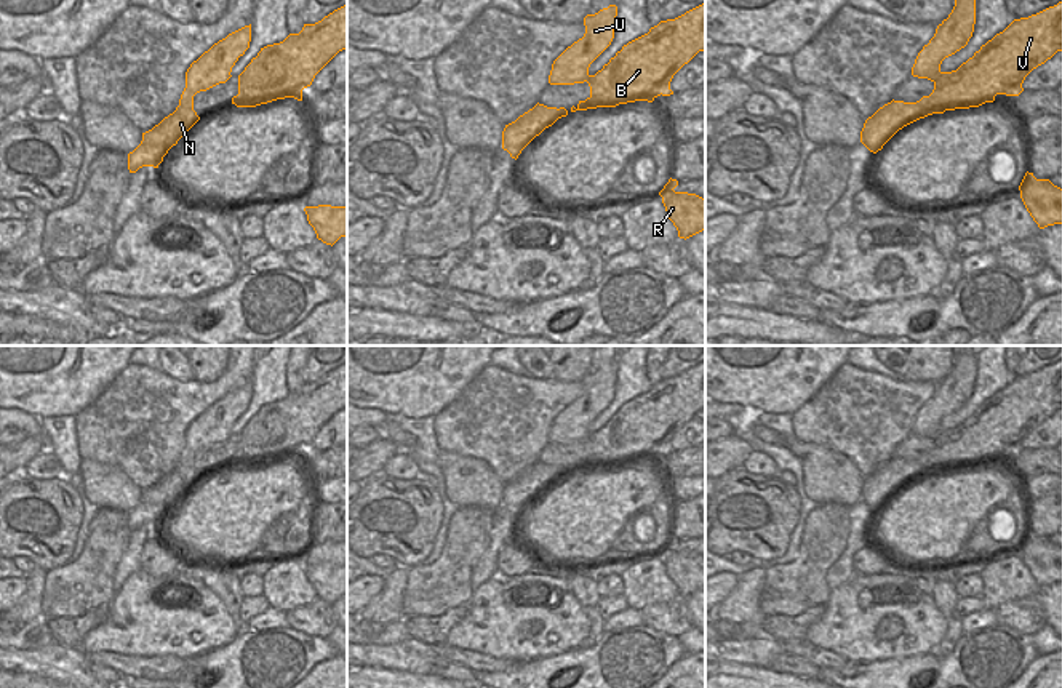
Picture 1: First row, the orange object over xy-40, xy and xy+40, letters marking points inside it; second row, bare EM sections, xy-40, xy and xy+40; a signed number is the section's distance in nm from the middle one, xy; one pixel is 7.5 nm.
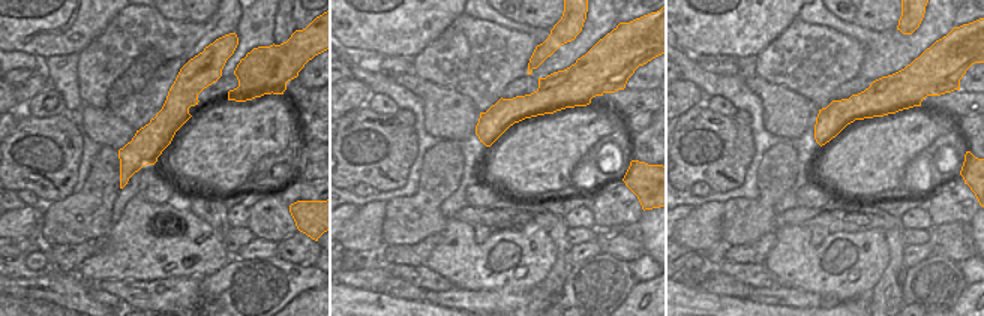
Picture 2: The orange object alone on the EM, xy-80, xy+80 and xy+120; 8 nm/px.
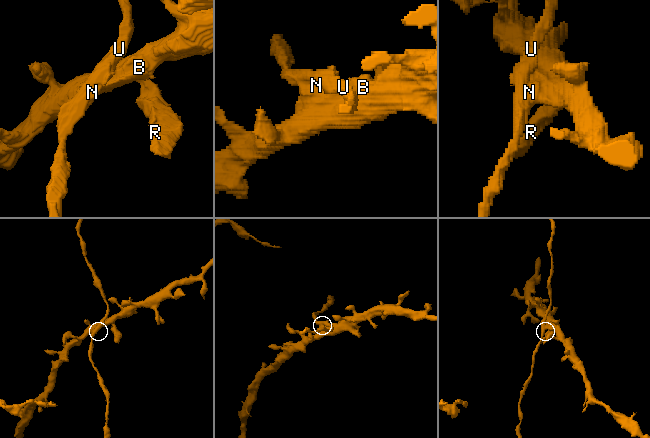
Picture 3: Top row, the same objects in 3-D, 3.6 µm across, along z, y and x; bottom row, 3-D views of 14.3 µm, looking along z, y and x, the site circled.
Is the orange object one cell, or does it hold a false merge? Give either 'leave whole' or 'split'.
split

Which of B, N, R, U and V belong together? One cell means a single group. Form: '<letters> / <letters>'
B N R V / U

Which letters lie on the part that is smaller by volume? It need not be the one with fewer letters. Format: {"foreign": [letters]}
{"foreign": ["U"]}

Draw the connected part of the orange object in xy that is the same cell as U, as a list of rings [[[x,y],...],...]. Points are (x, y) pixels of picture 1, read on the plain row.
[[[609,363],[584,376],[585,392],[568,405],[552,422],[550,443],[584,442],[590,422],[611,403],[616,387],[617,365]]]

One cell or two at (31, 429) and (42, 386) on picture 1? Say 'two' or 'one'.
two

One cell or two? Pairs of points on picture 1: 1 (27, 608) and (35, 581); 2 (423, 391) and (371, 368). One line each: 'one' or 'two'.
1: one
2: one

